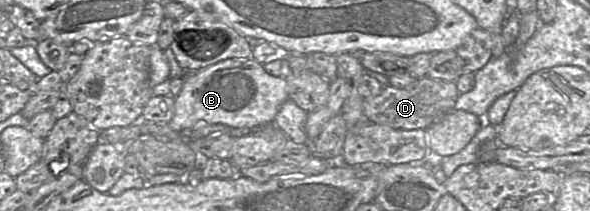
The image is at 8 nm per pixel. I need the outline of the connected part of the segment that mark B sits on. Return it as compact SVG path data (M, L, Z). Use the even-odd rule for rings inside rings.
M253 58L226 59L198 70L186 81L179 94L174 98L175 111L168 126L181 134L187 134L200 124L222 124L232 128L257 128L273 122L281 105L287 99L289 99L287 82L283 76L269 75L263 65Z

